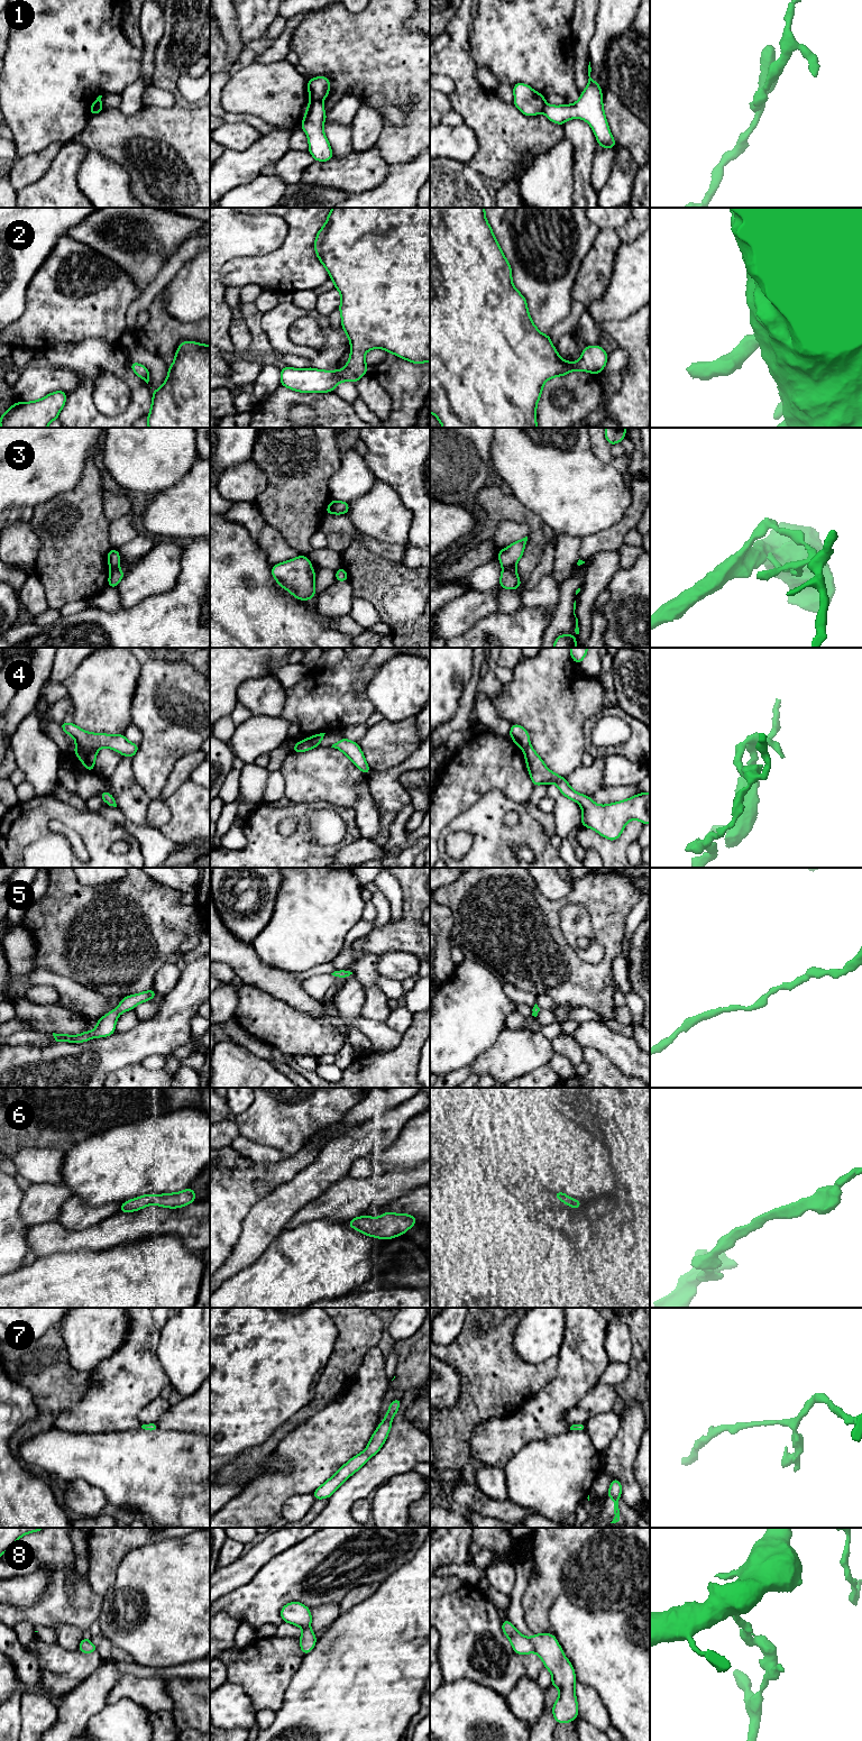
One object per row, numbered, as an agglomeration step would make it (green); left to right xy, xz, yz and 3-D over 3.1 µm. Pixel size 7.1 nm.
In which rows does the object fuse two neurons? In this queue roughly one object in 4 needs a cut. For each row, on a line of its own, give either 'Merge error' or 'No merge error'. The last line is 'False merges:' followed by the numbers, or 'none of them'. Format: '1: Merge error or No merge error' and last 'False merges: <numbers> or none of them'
1: Merge error
2: No merge error
3: Merge error
4: Merge error
5: No merge error
6: No merge error
7: No merge error
8: Merge error
False merges: 1, 3, 4, 8

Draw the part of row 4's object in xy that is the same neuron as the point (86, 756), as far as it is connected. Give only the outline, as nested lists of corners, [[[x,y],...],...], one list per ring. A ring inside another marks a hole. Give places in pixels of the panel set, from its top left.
[[[76,746],[73,752],[83,762],[83,766],[86,770],[94,771],[94,761],[97,759],[97,751],[88,748]]]

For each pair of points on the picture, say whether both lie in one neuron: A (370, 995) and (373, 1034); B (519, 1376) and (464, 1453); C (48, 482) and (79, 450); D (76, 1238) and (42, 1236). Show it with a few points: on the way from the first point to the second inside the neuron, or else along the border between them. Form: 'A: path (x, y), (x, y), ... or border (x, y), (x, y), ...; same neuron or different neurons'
A: border (360, 1015), (384, 1023); different neurons
B: path (498, 1392), (464, 1427), (464, 1432); same neuron
C: path (55, 474), (71, 458); same neuron
D: path (67, 1240), (51, 1238); same neuron

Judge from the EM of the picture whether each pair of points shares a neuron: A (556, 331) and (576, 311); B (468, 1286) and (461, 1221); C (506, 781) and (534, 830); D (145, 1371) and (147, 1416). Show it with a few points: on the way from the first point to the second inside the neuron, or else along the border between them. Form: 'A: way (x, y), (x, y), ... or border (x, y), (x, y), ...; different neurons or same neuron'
A: way (561, 328), (574, 317); same neuron
B: border (478, 1224), (476, 1234), (454, 1253); different neurons
C: border (494, 789), (500, 789), (507, 797), (523, 804); different neurons
D: border (158, 1395), (140, 1411), (139, 1421), (141, 1423); different neurons

